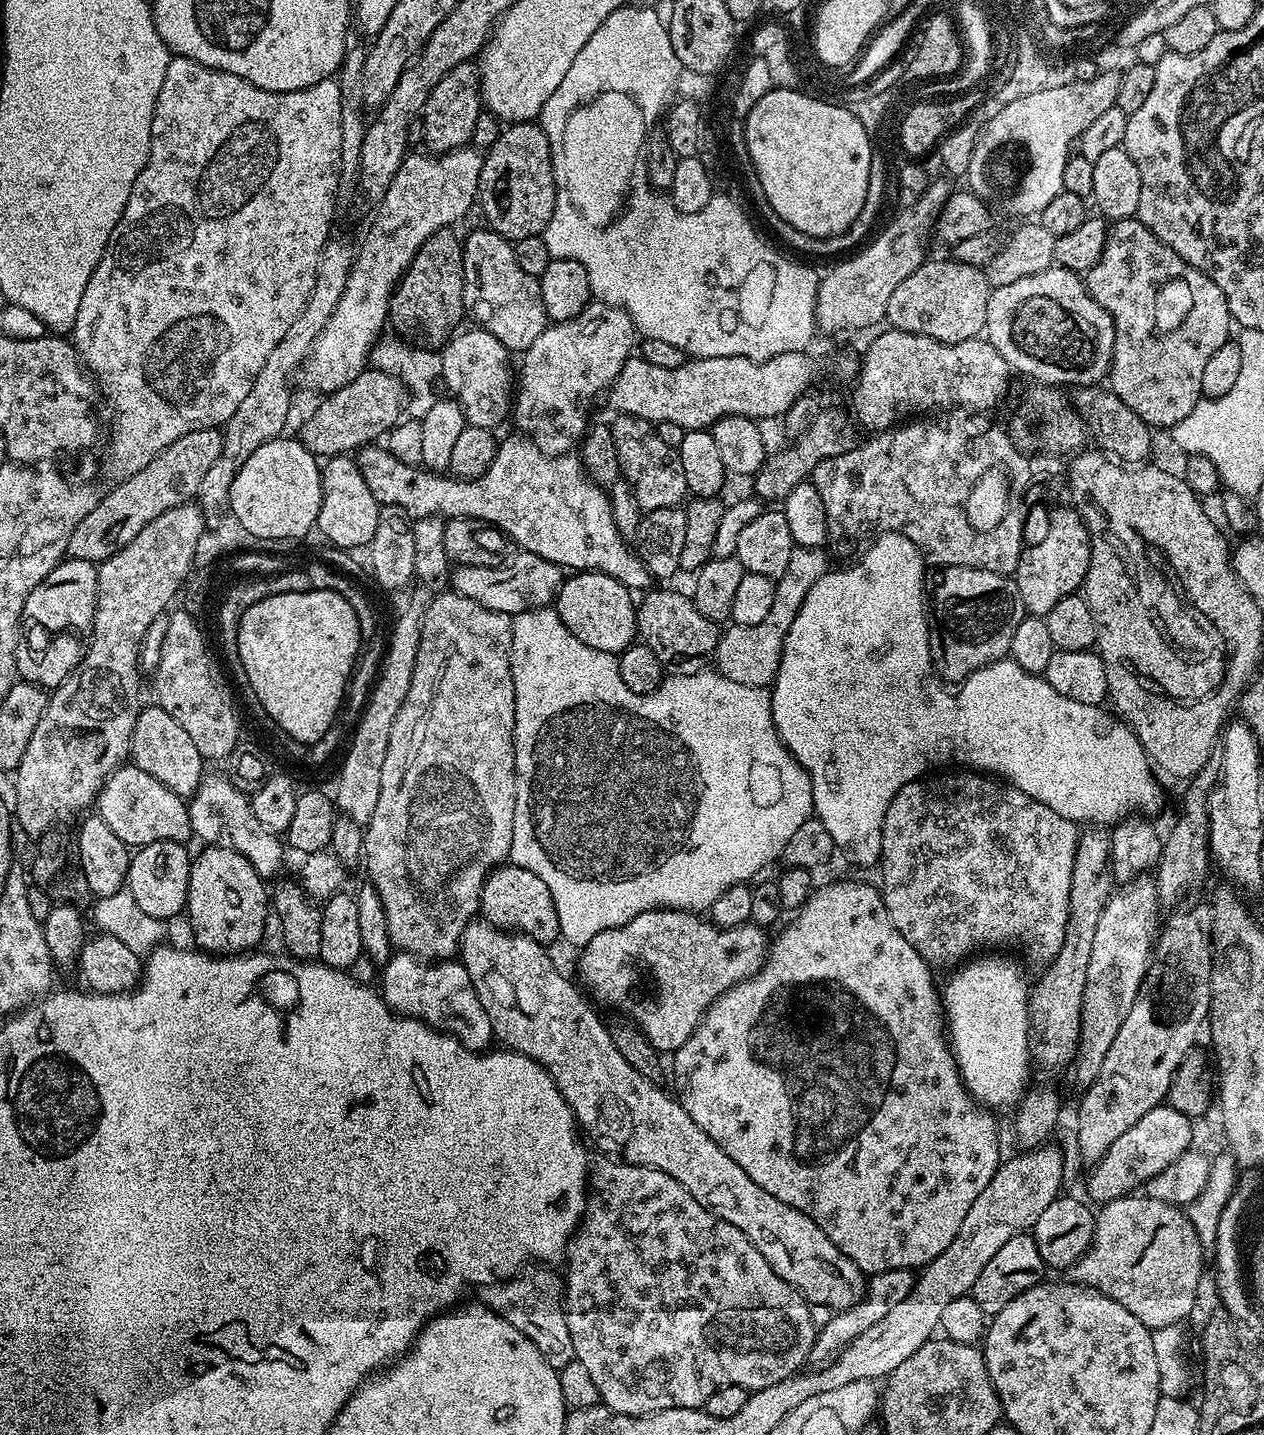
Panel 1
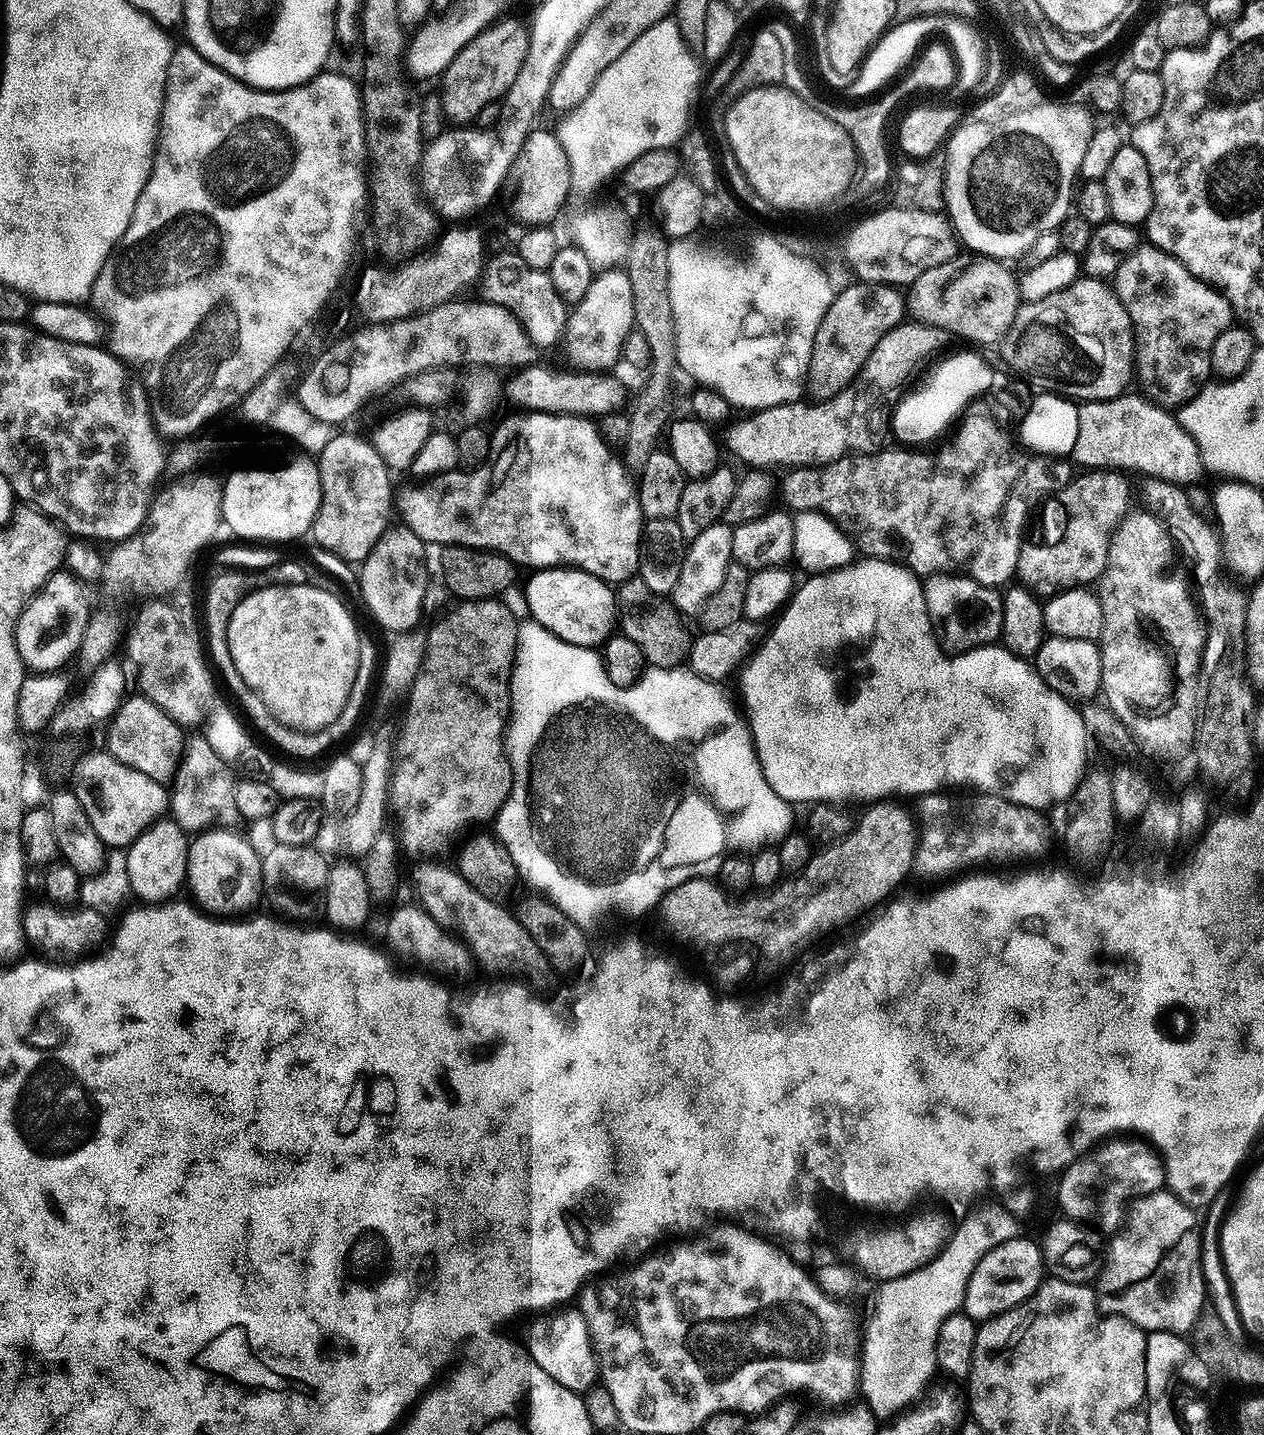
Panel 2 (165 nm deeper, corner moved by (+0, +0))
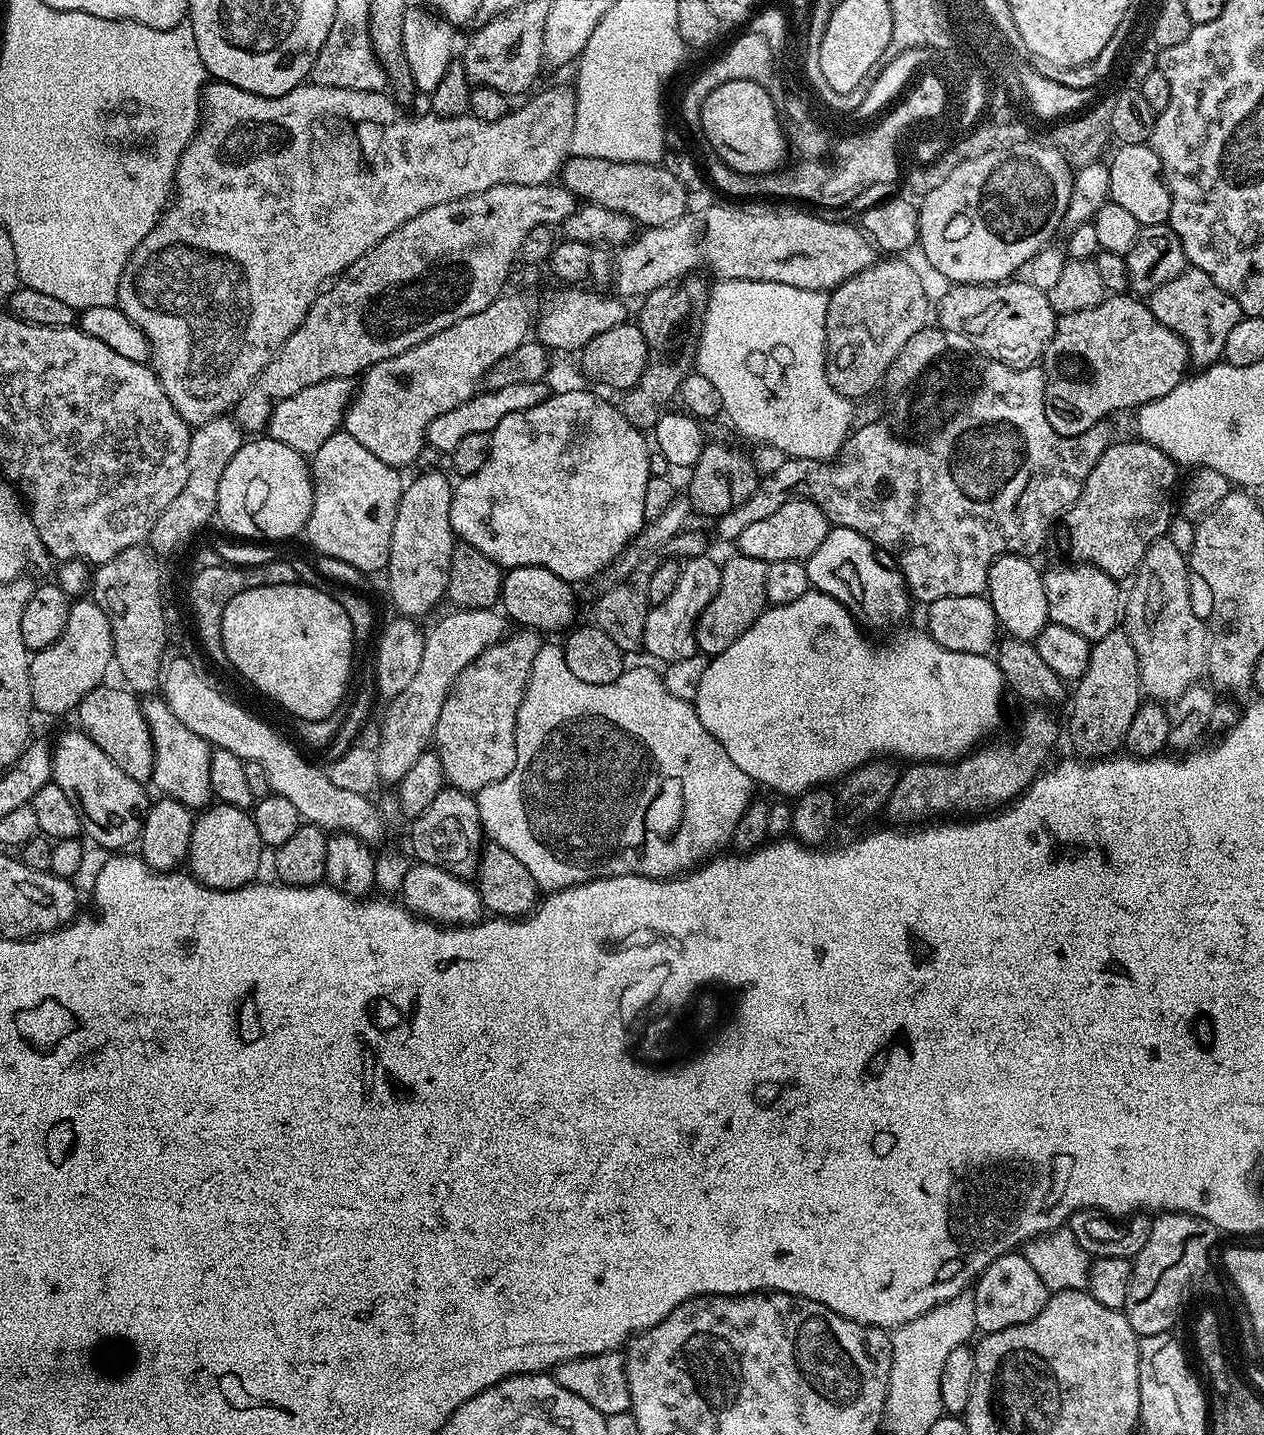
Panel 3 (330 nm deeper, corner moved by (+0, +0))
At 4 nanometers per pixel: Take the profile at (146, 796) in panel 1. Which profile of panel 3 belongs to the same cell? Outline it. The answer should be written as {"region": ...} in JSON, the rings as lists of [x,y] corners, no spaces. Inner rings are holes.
{"region":[[[79,730],[62,733],[51,749],[51,783],[62,786],[66,798],[74,802],[83,835],[88,835],[93,845],[109,850],[124,850],[127,844],[135,845],[150,807],[150,799],[144,793],[145,785],[122,774],[122,770],[118,770],[118,766],[114,766],[114,762],[110,762],[110,758],[106,758],[106,754],[102,754],[102,750]]]}

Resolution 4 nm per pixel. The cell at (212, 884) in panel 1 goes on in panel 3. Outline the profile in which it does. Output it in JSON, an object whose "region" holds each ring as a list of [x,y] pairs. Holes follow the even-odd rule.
{"region":[[[216,802],[192,821],[186,868],[207,888],[242,888],[259,877],[256,875],[260,872],[260,852],[264,851],[251,811]]]}

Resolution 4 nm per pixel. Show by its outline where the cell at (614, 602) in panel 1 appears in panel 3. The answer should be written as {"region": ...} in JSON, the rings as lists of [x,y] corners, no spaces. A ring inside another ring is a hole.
{"region":[[[522,566],[521,568],[509,568],[504,572],[504,586],[500,589],[500,600],[504,604],[503,611],[509,621],[523,626],[528,630],[539,630],[541,633],[560,632],[573,627],[572,619],[576,616],[576,596],[572,593],[573,585],[567,580],[558,578],[550,570],[535,568],[534,566]]]}

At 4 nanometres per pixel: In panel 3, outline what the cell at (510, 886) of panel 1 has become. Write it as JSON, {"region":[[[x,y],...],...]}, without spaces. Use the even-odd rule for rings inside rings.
{"region":[[[445,786],[426,806],[426,810],[411,821],[412,852],[421,864],[439,864],[447,872],[456,876],[472,878],[480,864],[480,850],[486,840],[486,833],[480,821],[480,811],[473,793],[463,792],[451,786]]]}

